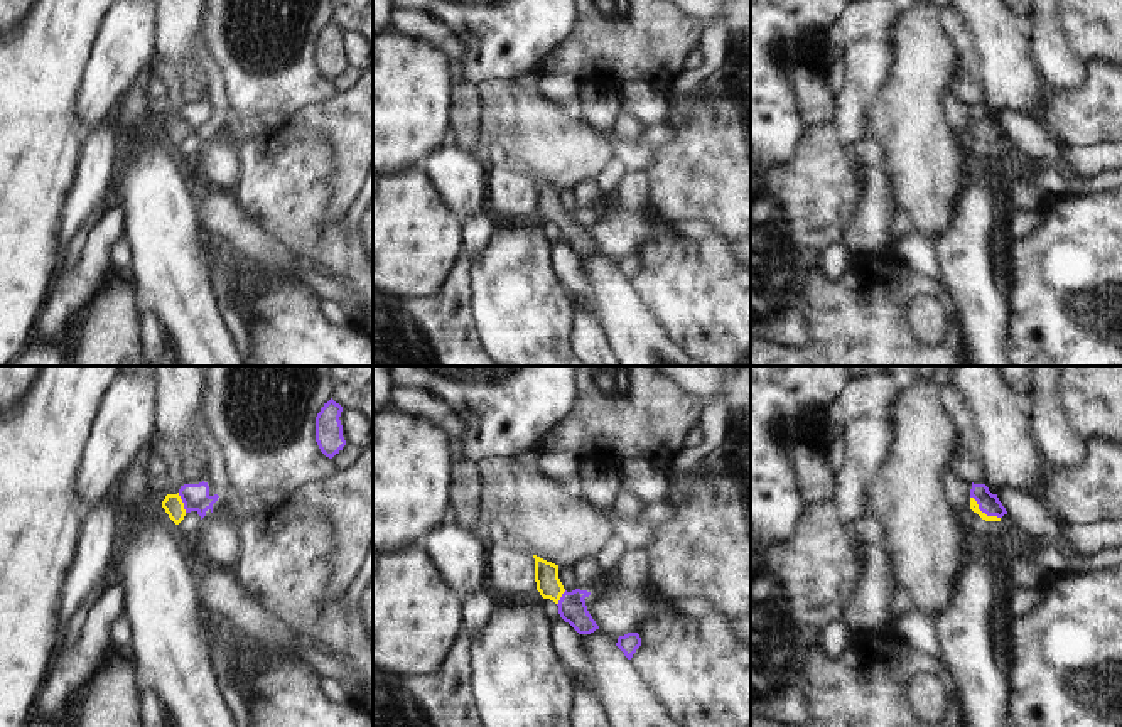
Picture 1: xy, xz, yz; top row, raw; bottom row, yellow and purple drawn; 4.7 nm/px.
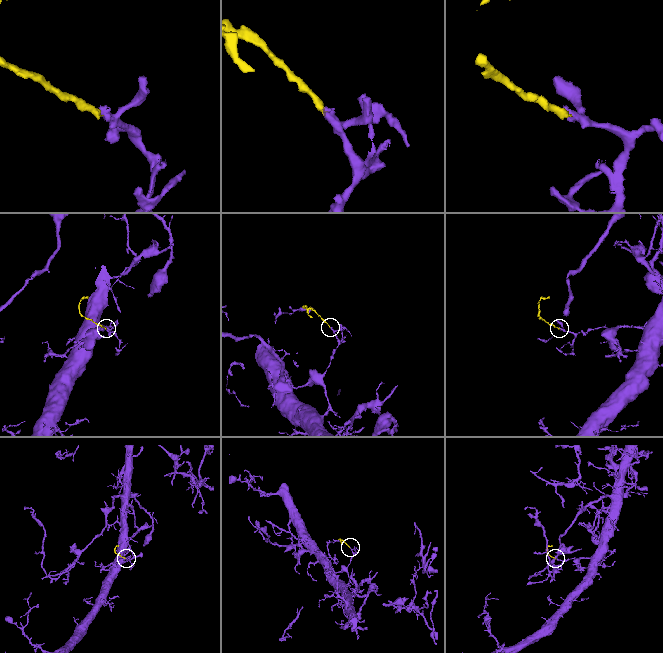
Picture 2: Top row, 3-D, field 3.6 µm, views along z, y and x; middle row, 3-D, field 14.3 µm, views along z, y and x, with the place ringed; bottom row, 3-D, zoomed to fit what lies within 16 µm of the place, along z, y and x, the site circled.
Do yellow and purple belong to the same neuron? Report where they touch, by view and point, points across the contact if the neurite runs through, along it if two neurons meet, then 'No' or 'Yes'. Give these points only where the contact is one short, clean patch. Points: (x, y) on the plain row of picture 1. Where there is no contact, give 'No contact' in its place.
Touches yellow at yz (984, 135). Path across: yz (974, 129), (984, 135), (989, 125). Yes

